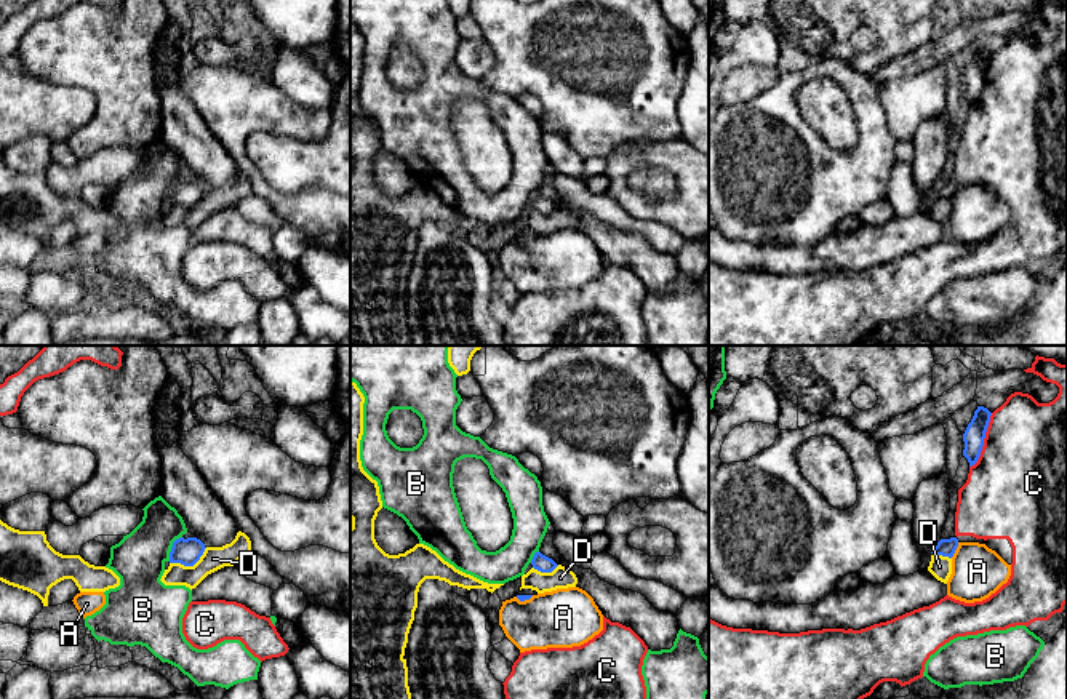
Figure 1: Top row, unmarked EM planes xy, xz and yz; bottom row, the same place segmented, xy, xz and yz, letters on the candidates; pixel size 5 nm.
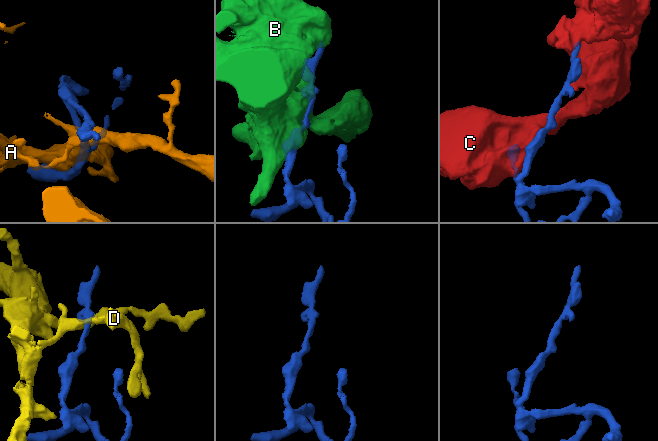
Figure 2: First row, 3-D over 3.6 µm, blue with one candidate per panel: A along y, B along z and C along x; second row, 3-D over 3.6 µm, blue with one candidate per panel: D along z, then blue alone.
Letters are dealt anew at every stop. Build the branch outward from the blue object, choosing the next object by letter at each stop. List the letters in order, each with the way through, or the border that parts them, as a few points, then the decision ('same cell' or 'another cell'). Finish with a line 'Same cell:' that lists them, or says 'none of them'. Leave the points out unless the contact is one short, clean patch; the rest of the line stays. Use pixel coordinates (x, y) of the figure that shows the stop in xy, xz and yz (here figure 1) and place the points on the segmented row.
A: another cell
B: another cell
C: another cell
D: border along xy (207, 547), (192, 565), (170, 563); another cell
Same cell: none of them

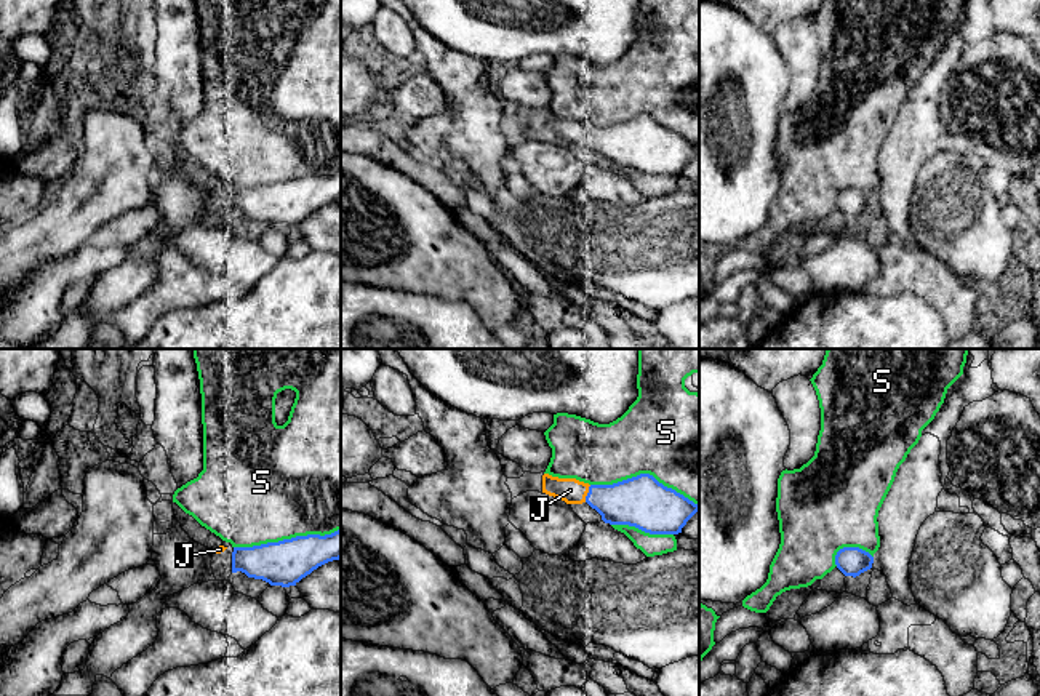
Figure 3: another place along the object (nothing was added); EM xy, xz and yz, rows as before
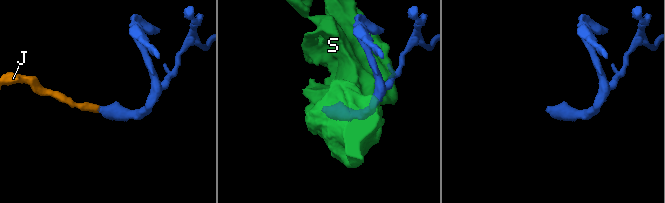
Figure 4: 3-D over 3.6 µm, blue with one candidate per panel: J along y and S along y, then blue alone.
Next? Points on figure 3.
J: same cell
S: another cell
Same cell: J

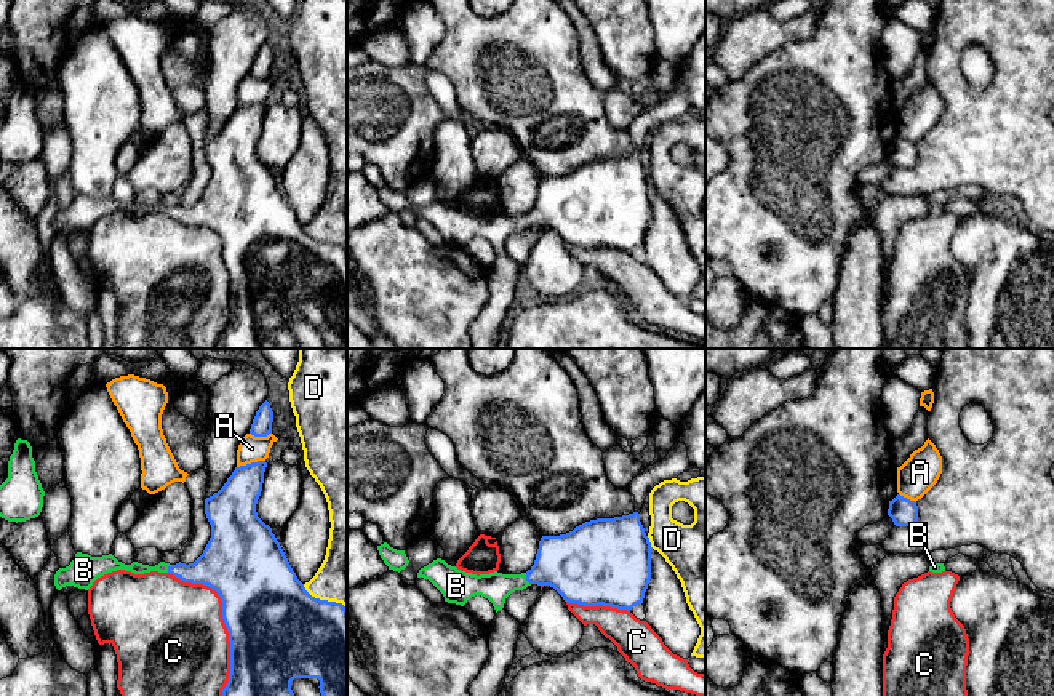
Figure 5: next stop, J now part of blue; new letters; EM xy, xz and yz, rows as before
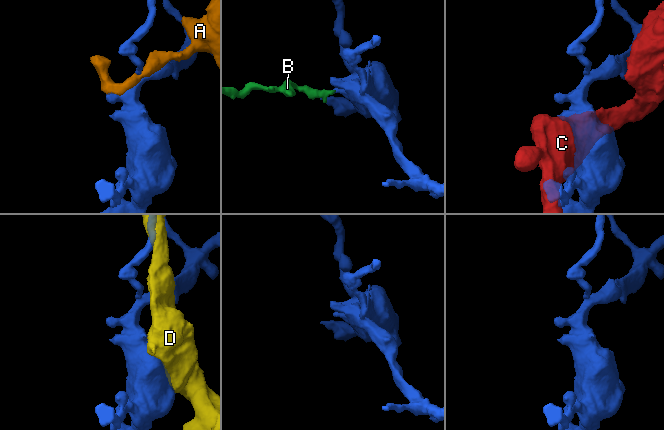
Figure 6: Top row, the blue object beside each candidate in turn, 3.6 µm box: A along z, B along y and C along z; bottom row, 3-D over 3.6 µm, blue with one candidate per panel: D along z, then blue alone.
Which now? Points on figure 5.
A: another cell
B: runs through xz (573, 564), (557, 564), (526, 580), (496, 588); same cell
C: another cell
D: another cell
Same cell: B

